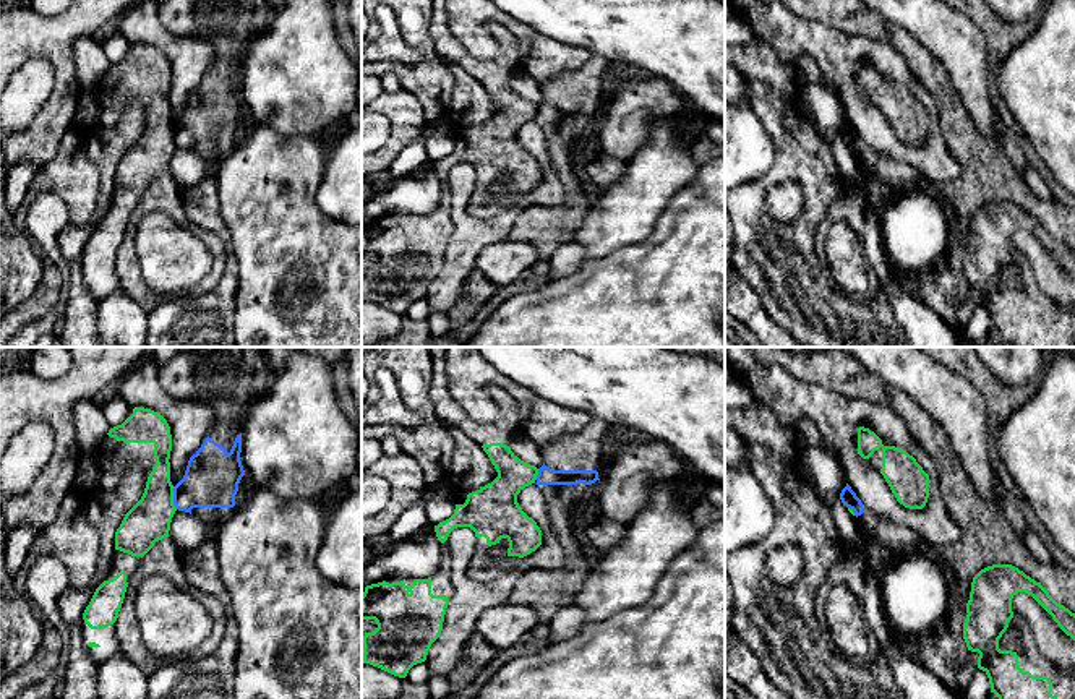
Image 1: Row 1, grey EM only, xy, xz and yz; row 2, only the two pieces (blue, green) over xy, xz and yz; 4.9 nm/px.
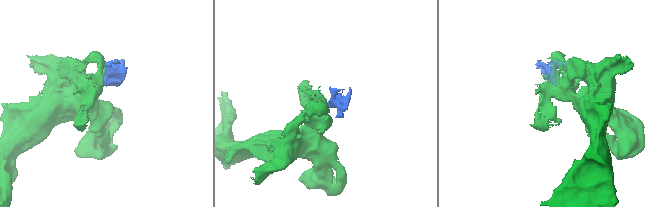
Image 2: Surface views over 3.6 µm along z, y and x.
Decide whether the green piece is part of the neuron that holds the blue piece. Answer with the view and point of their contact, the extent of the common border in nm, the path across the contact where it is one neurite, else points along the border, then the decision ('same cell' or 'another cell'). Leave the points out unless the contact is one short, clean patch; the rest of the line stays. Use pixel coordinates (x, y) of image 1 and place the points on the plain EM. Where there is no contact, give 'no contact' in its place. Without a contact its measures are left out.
meets blue in xy at (174, 135); contact 110 nm long; another cell

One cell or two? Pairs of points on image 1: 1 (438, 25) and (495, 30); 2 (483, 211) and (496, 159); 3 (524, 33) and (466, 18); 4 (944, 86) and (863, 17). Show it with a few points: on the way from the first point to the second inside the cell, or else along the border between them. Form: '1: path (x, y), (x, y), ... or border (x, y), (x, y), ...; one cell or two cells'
1: path (454, 49), (472, 67), (493, 67), (503, 54); one cell
2: path (480, 198), (485, 172); one cell
3: path (509, 21), (503, 17), (480, 17); one cell
4: path (925, 65), (894, 34), (884, 31); one cell

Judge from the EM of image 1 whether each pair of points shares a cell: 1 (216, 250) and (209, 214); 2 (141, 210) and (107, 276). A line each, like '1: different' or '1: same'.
1: different
2: different

